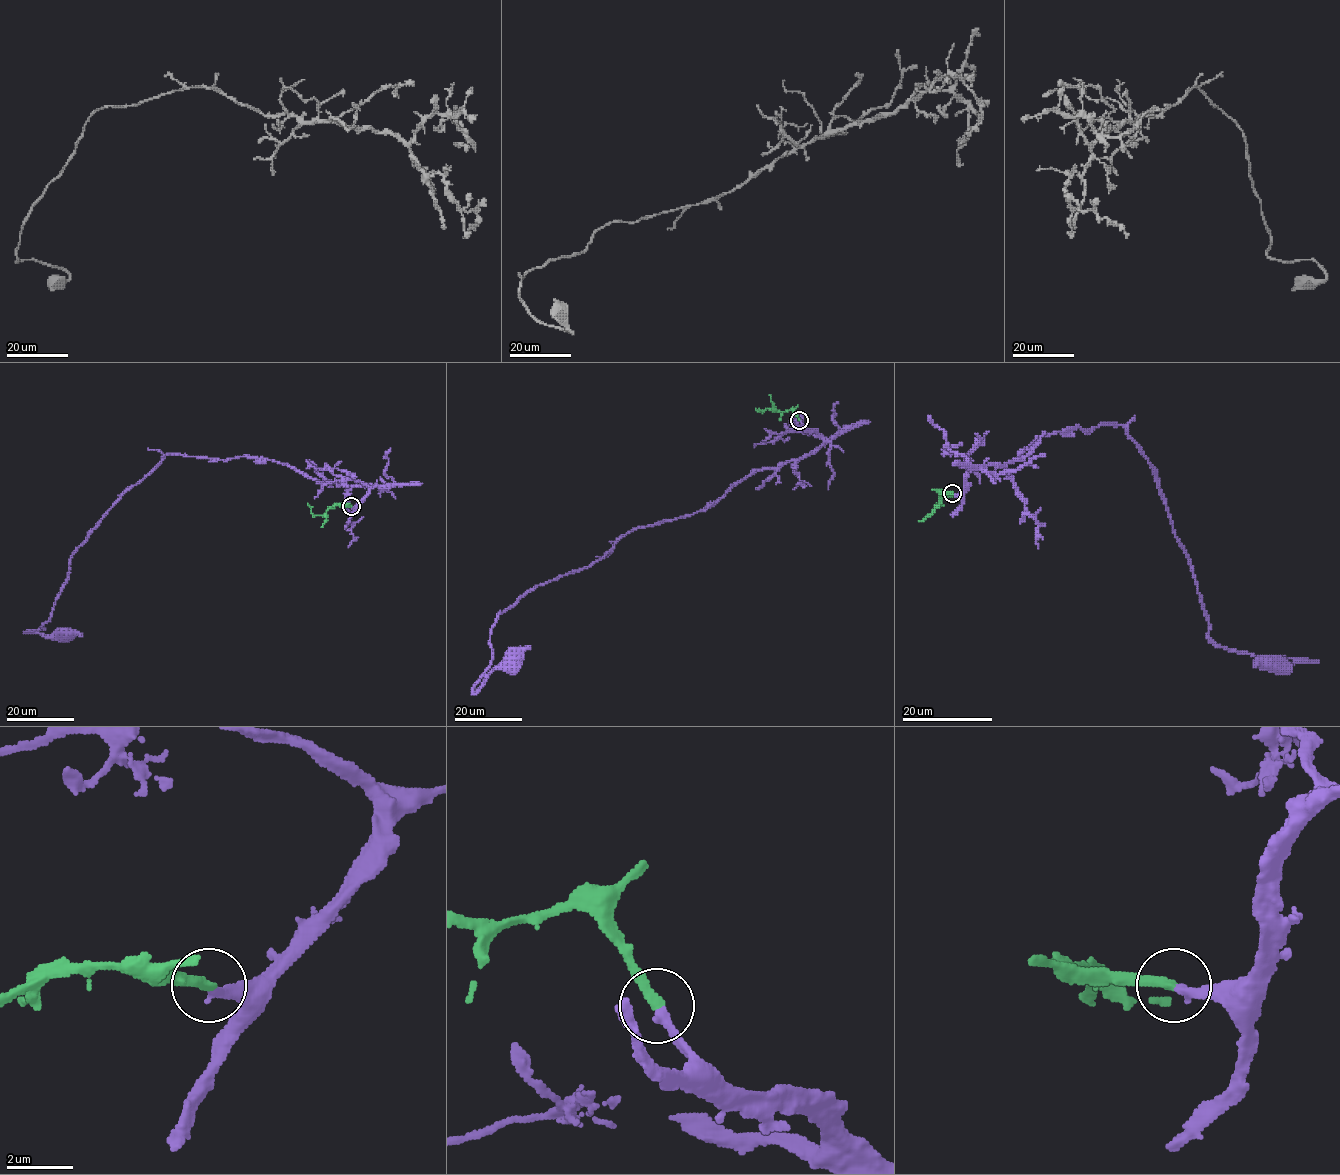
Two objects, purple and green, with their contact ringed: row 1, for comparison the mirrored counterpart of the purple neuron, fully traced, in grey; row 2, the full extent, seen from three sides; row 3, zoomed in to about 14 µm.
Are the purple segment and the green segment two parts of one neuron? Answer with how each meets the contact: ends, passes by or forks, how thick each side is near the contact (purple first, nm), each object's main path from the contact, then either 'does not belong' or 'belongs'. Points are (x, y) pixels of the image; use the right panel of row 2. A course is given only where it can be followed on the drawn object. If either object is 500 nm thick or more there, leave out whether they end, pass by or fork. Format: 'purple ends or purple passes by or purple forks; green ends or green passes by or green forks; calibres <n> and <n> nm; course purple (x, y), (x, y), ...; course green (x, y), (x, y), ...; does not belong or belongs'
purple ends; green ends; calibres 280 and 320 nm; course purple (952, 493), (1038, 437), (1120, 424), (1150, 464), (1208, 636), (1313, 661), (1276, 665); course green (952, 493), (940, 491), (941, 502), (937, 506), (941, 500), (937, 490); belongs

